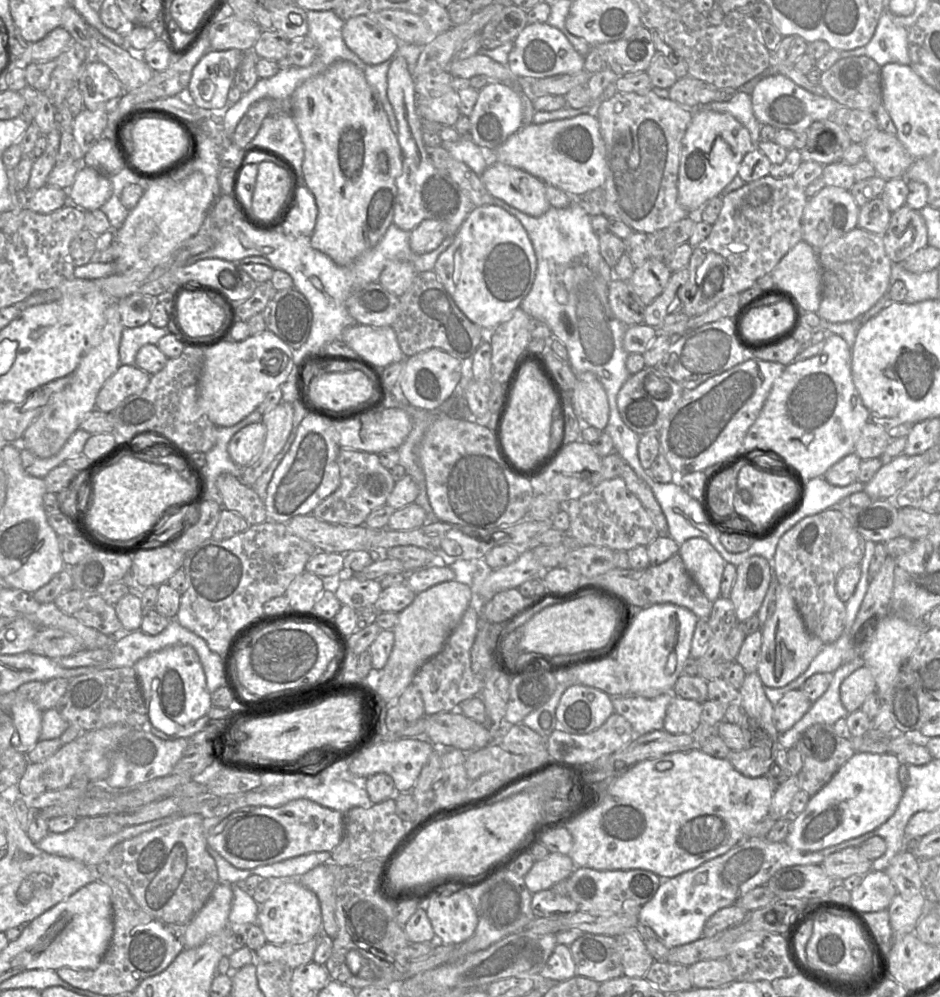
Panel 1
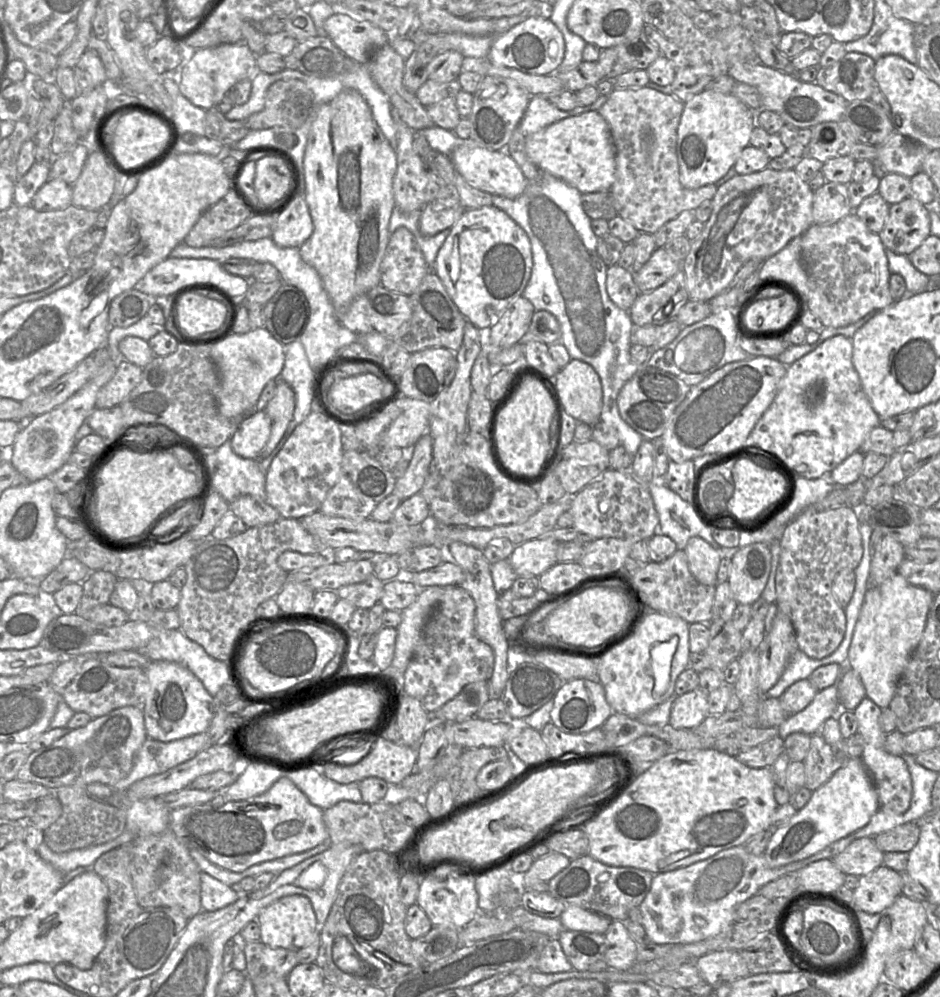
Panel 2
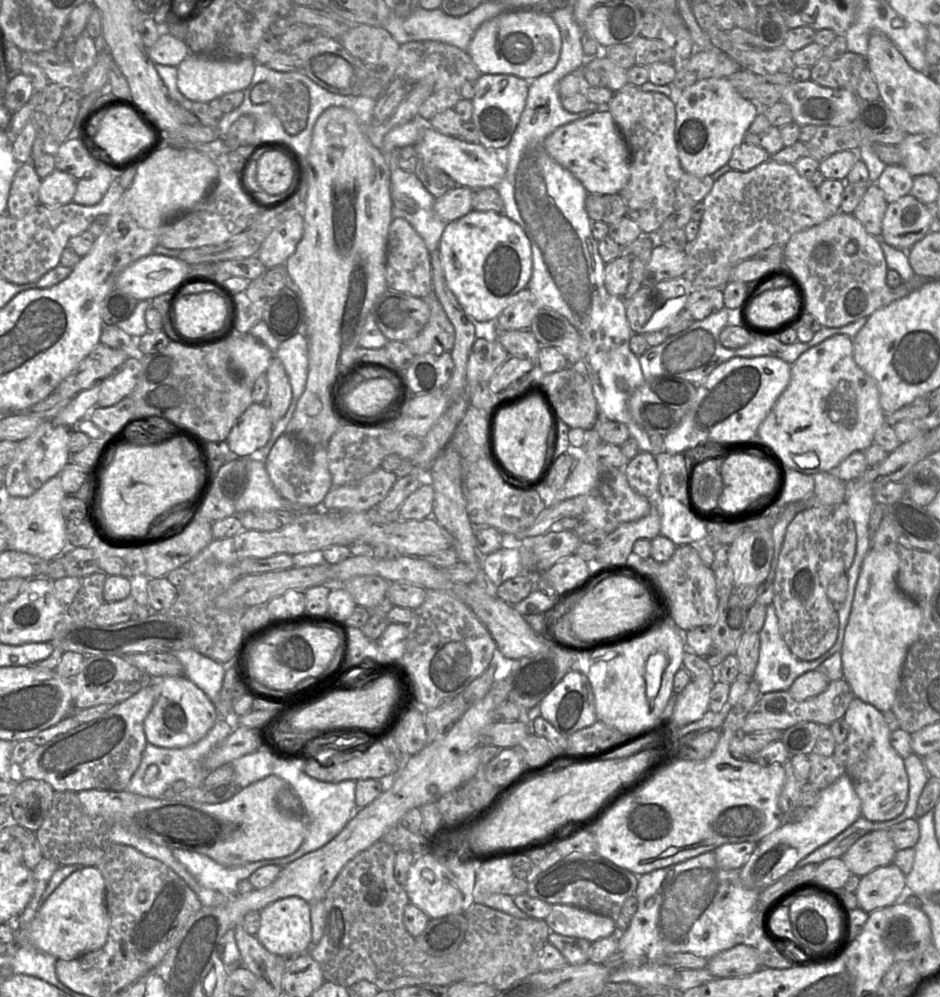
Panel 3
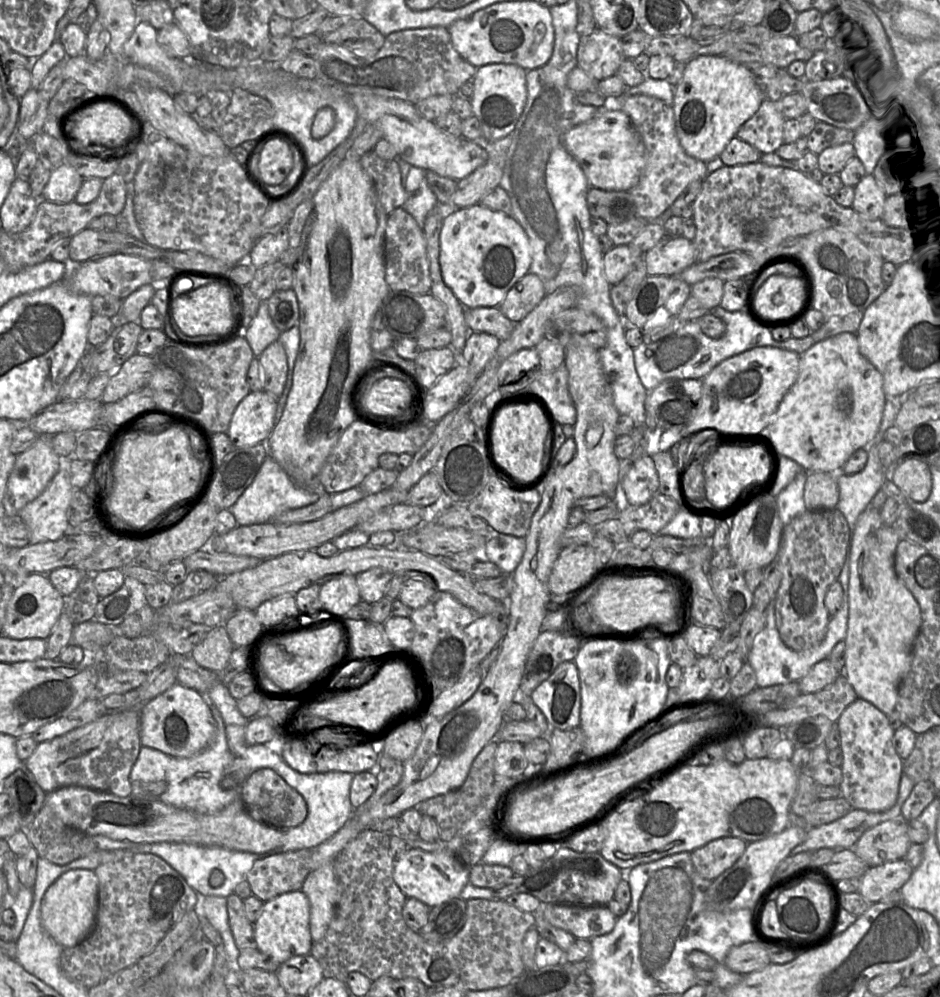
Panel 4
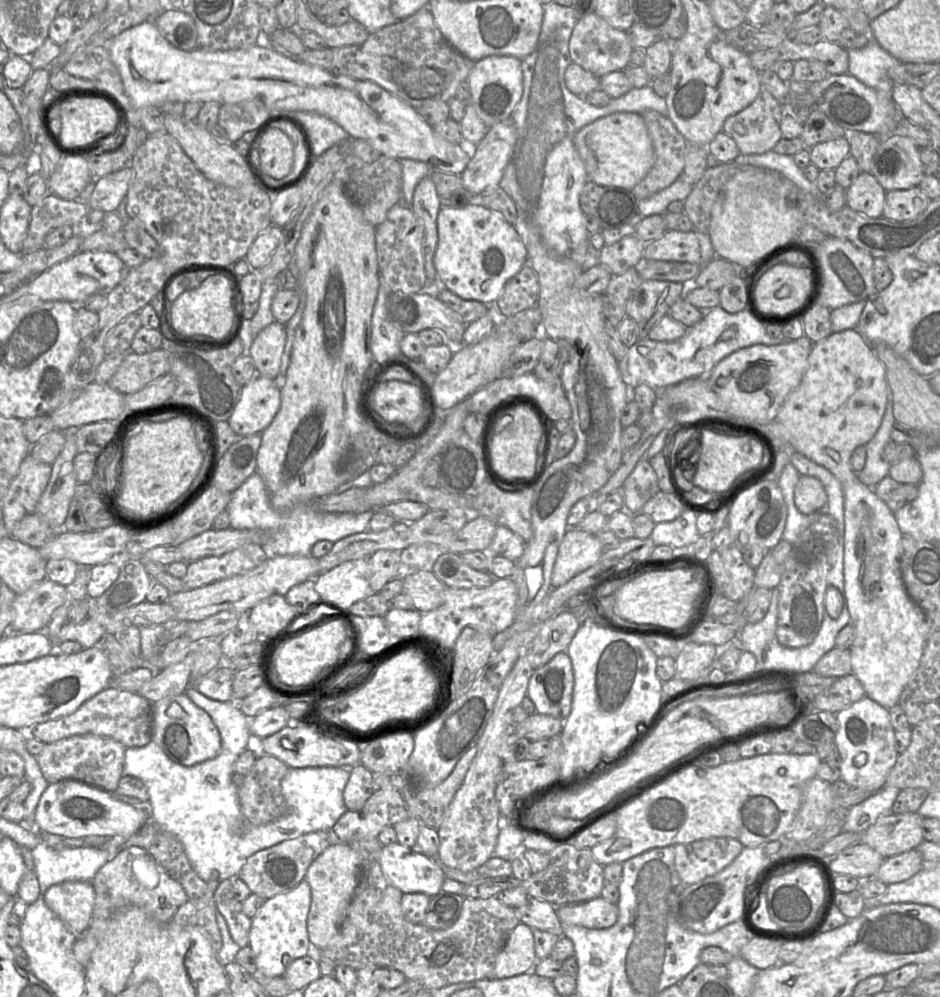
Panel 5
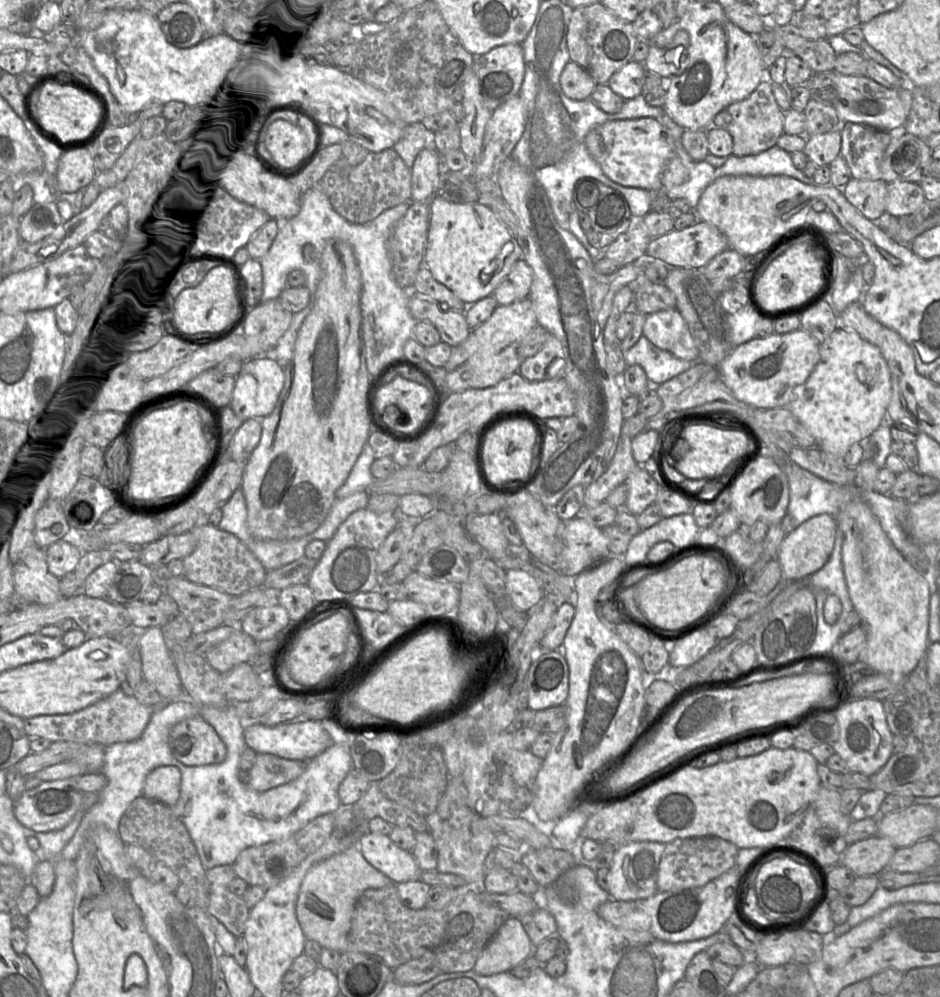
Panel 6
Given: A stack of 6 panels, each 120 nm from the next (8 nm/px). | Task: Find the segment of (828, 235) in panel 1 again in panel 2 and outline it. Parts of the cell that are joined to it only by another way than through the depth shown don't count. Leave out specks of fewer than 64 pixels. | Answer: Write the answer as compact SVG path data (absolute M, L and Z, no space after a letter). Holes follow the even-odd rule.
M834 182L825 184L814 192L812 202L813 224L832 225L853 212L847 185Z

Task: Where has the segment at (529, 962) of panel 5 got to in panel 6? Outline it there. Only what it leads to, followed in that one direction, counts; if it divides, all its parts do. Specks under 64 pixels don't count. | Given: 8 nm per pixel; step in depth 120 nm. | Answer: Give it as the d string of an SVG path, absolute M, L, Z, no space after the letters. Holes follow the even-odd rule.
M510 916L489 940L474 971L482 976L510 971L533 953L533 943L518 918Z

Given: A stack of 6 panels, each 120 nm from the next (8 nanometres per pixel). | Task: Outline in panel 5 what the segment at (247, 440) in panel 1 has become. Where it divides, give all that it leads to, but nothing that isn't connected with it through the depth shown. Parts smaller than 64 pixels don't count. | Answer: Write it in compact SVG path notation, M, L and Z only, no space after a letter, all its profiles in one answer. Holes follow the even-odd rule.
M257 375L242 386L228 423L238 437L261 434L281 405L281 382Z

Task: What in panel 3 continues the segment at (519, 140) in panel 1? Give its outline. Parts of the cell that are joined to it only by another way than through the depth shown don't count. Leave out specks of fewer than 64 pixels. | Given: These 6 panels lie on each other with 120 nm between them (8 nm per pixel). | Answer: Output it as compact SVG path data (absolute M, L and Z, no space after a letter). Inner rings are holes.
M597 111L558 127L544 141L548 155L569 170L588 193L617 194L630 178L630 152L611 113Z

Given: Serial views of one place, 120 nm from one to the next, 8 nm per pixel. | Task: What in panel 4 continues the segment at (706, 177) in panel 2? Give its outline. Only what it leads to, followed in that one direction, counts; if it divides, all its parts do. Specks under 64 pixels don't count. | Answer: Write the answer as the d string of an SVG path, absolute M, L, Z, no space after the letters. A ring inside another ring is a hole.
M701 55L686 63L680 83L675 87L673 111L678 139L684 151L691 157L707 163L719 157L739 128L759 109L763 95L753 73L720 55Z

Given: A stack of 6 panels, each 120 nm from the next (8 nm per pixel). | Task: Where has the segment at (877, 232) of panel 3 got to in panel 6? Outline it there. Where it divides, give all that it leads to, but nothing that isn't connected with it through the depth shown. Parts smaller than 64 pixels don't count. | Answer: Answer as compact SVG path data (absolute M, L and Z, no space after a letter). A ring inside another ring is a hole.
M851 178L842 191L848 202L873 221L886 212L887 185L883 179L872 181Z

